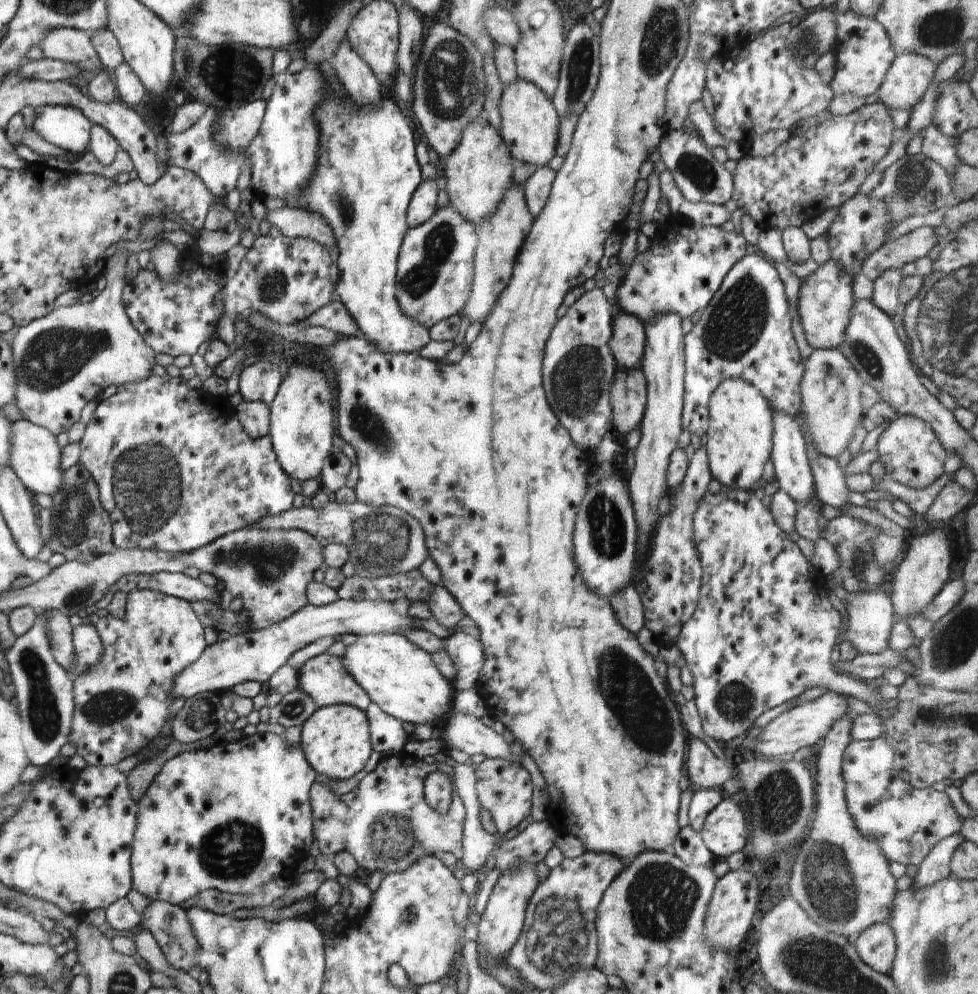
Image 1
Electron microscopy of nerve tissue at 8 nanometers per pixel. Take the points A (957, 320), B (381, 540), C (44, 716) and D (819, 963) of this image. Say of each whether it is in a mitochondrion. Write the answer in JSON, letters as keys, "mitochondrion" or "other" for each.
{"A":"mitochondrion","B":"mitochondrion","C":"mitochondrion","D":"mitochondrion"}

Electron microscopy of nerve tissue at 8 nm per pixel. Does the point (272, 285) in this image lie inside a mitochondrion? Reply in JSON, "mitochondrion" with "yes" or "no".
{"mitochondrion":"yes"}

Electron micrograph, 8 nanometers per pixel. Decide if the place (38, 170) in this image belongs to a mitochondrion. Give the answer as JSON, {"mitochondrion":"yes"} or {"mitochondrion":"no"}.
{"mitochondrion":"no"}

